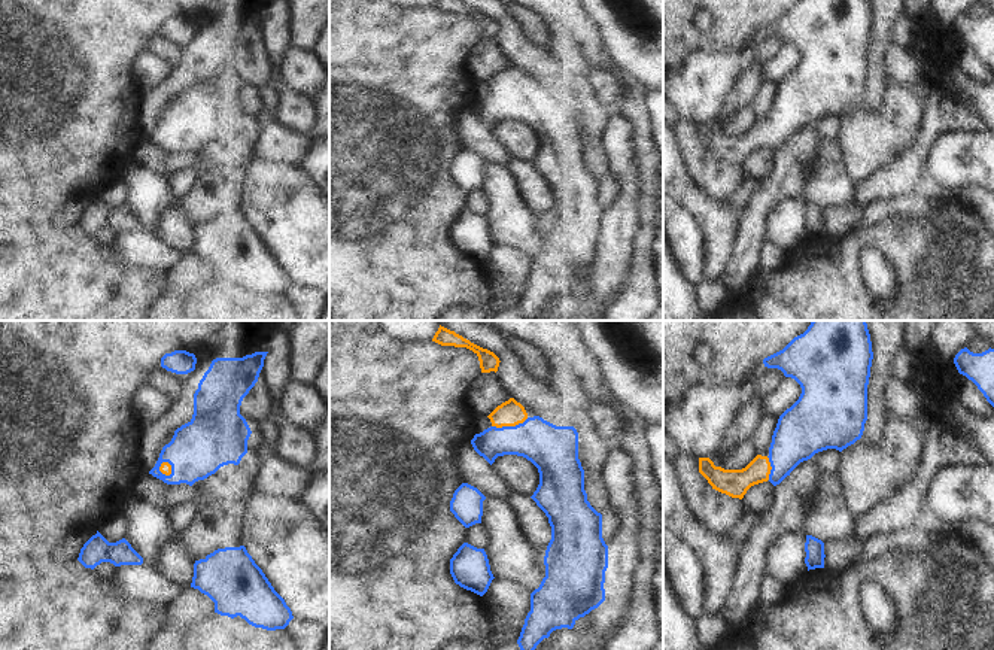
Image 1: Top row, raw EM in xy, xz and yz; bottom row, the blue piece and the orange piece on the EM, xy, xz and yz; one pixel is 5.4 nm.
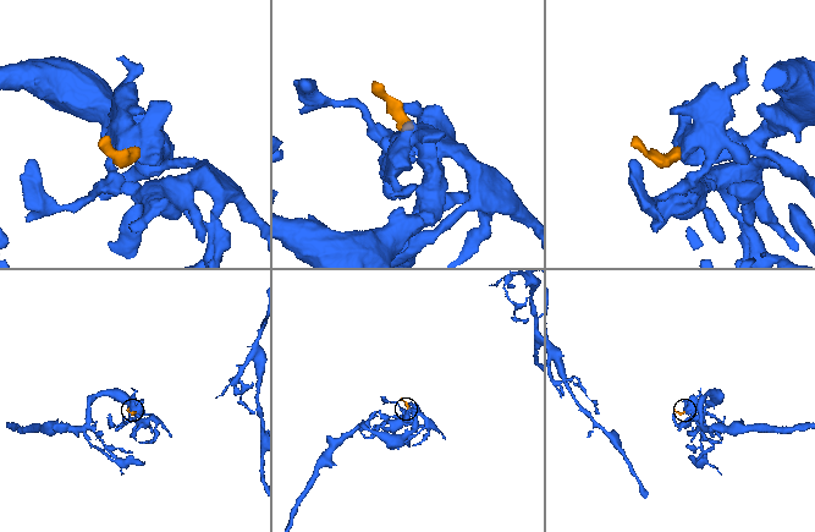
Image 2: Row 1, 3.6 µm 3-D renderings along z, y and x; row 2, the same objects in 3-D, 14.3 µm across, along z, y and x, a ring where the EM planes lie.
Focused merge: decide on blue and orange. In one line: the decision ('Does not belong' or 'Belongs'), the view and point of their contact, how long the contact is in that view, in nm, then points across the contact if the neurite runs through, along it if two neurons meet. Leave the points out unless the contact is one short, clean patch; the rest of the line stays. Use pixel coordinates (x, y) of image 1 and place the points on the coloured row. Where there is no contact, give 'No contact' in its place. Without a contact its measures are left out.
Belongs. Touches blue at xz (510, 427). Shared border 200 nm. Path across: xz (549, 447), (510, 427), (510, 413)

